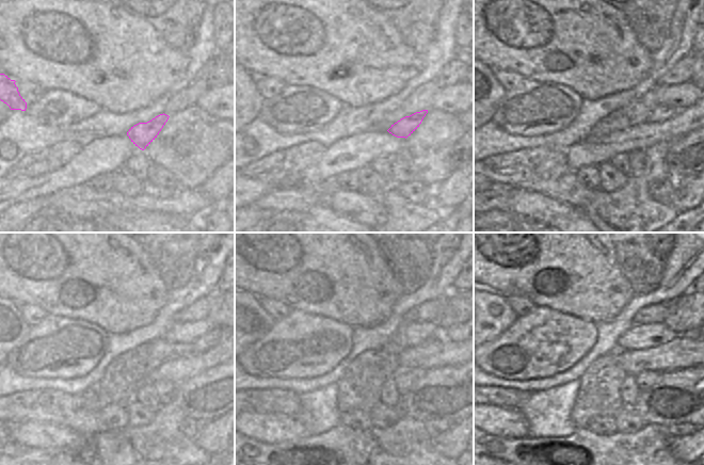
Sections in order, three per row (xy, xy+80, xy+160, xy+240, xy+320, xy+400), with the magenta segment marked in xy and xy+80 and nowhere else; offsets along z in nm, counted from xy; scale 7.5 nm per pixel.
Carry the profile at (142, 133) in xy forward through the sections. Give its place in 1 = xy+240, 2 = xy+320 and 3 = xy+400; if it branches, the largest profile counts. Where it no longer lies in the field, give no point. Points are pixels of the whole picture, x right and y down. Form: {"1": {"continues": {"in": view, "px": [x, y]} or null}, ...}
{"1": {"continues": {"in": "xy+240", "px": [212, 338]}}, "2": {"continues": {"in": "xy+320", "px": [451, 334]}}, "3": {"continues": {"in": "xy+400", "px": [685, 334]}}}

